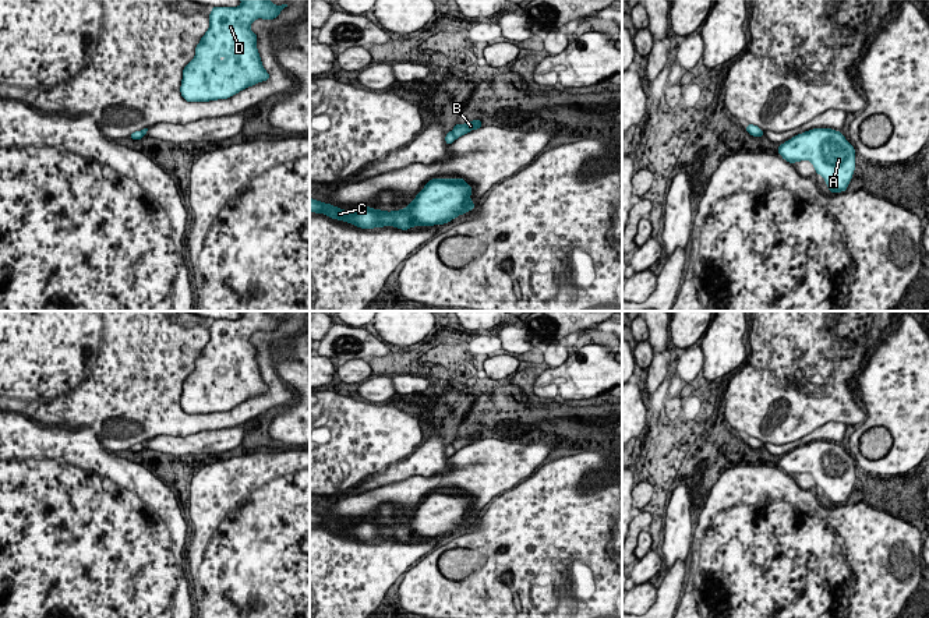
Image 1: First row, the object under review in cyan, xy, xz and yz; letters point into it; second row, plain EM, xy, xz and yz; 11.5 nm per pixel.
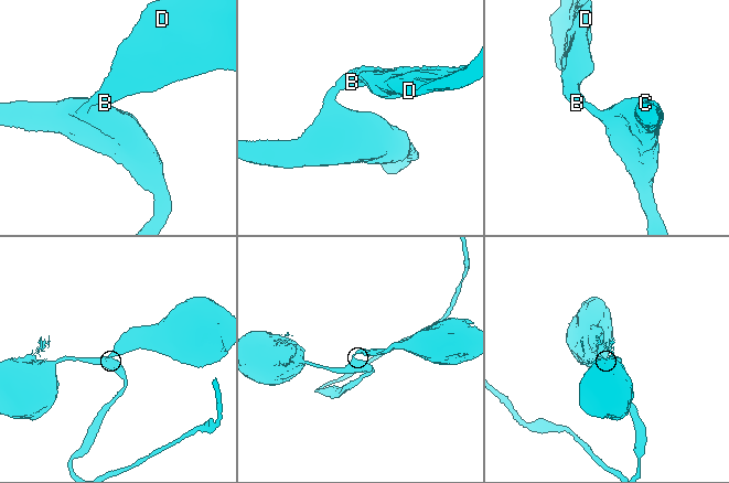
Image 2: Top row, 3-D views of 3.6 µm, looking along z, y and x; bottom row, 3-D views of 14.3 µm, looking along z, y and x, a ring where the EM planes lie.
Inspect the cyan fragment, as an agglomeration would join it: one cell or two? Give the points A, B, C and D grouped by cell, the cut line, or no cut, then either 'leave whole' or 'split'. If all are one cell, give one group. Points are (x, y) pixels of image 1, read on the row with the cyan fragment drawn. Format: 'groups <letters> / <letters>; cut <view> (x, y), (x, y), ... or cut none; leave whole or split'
groups A C / B D; cut xz (451, 131), (455, 138); split

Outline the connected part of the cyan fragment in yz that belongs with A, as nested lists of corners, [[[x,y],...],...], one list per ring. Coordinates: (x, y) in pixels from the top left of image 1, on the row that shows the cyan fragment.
[[[830,128],[798,134],[781,144],[778,153],[790,163],[810,160],[831,193],[845,191],[855,170],[854,146],[840,131]]]

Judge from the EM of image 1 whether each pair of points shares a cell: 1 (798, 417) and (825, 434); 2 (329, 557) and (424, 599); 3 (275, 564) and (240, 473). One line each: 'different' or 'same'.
1: different
2: different
3: same

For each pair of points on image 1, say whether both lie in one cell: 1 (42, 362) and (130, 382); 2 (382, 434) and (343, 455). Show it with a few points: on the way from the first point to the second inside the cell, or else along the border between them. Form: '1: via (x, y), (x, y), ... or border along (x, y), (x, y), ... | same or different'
1: via (64, 374), (77, 387), (96, 387), (108, 382) | same
2: via (373, 437), (353, 454) | same

